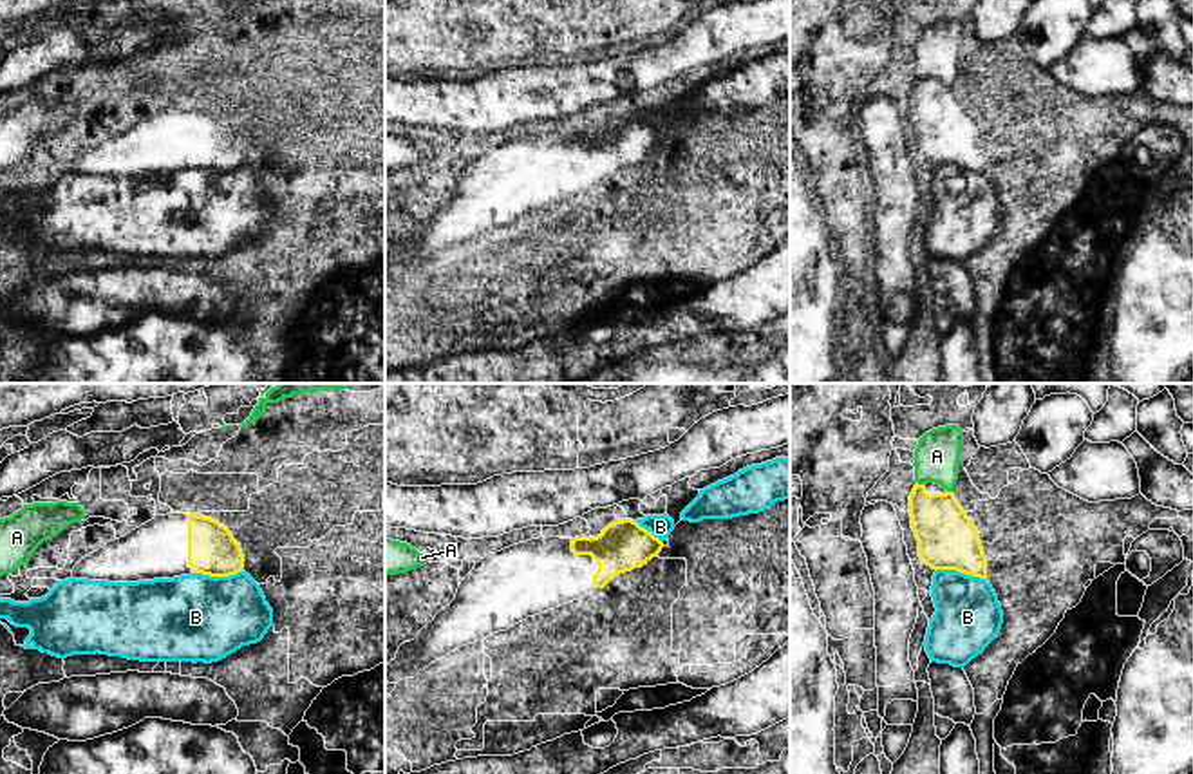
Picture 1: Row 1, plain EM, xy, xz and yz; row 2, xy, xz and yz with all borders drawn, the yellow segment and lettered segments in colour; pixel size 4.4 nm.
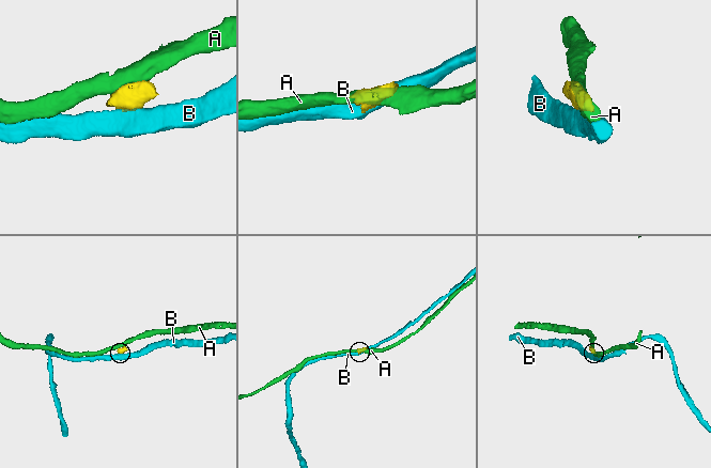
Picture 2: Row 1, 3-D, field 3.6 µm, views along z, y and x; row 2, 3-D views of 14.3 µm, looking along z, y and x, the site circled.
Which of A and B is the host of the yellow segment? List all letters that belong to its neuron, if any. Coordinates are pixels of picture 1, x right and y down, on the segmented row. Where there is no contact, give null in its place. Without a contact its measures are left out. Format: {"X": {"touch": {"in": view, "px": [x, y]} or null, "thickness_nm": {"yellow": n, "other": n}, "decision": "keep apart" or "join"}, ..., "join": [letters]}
{"A": {"touch": {"in": "yz", "px": [920, 485]}, "thickness_nm": {"yellow": 260, "other": 200}, "decision": "keep apart"}, "B": {"touch": {"in": "yz", "px": [960, 572]}, "thickness_nm": {"yellow": 260, "other": 300}, "decision": "keep apart"}, "join": []}

